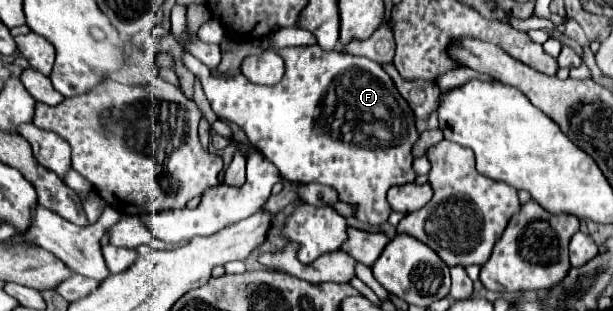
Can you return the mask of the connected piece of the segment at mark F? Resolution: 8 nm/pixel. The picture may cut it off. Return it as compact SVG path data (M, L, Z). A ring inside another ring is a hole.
M319 46L275 51L285 60L287 70L285 80L275 86L251 84L245 76L213 76L209 68L189 52L183 52L183 66L201 80L215 114L227 122L239 124L249 142L277 166L283 180L295 184L319 182L331 186L337 192L339 202L355 206L357 220L371 226L385 224L391 214L387 190L391 186L409 184L417 176L413 170L411 150L419 140L419 132L411 106L397 92L393 80L381 64L371 62L369 58L357 58L337 50L325 52Z

